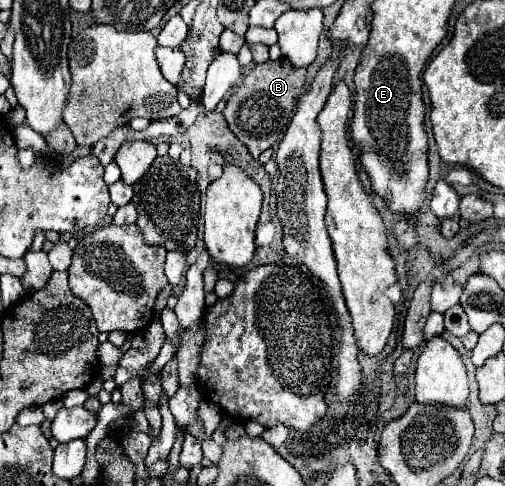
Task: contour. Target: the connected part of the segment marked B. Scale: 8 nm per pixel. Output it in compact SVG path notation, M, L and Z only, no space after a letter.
M287 58L279 60L267 60L263 64L257 64L241 82L241 86L231 94L223 116L231 128L231 132L247 146L249 154L253 158L259 158L259 154L267 148L271 148L275 142L279 142L287 130L287 124L291 122L291 116L295 114L297 100L305 92L305 70L295 68Z

